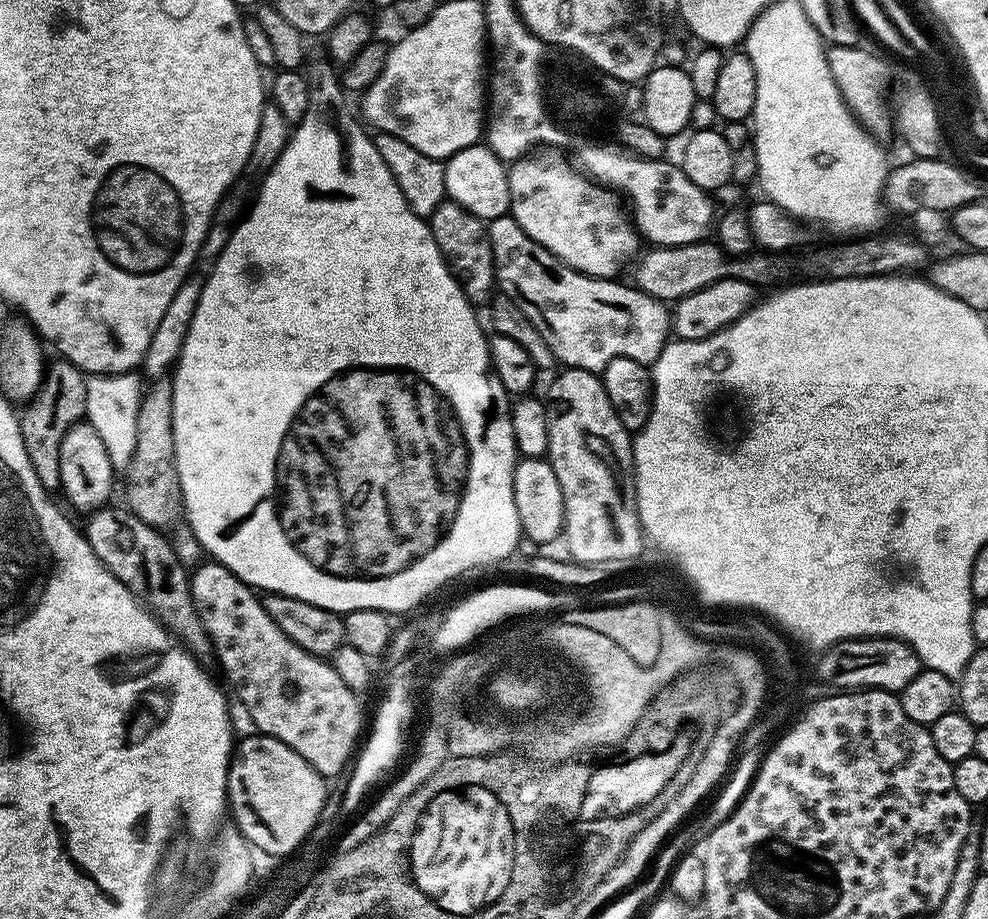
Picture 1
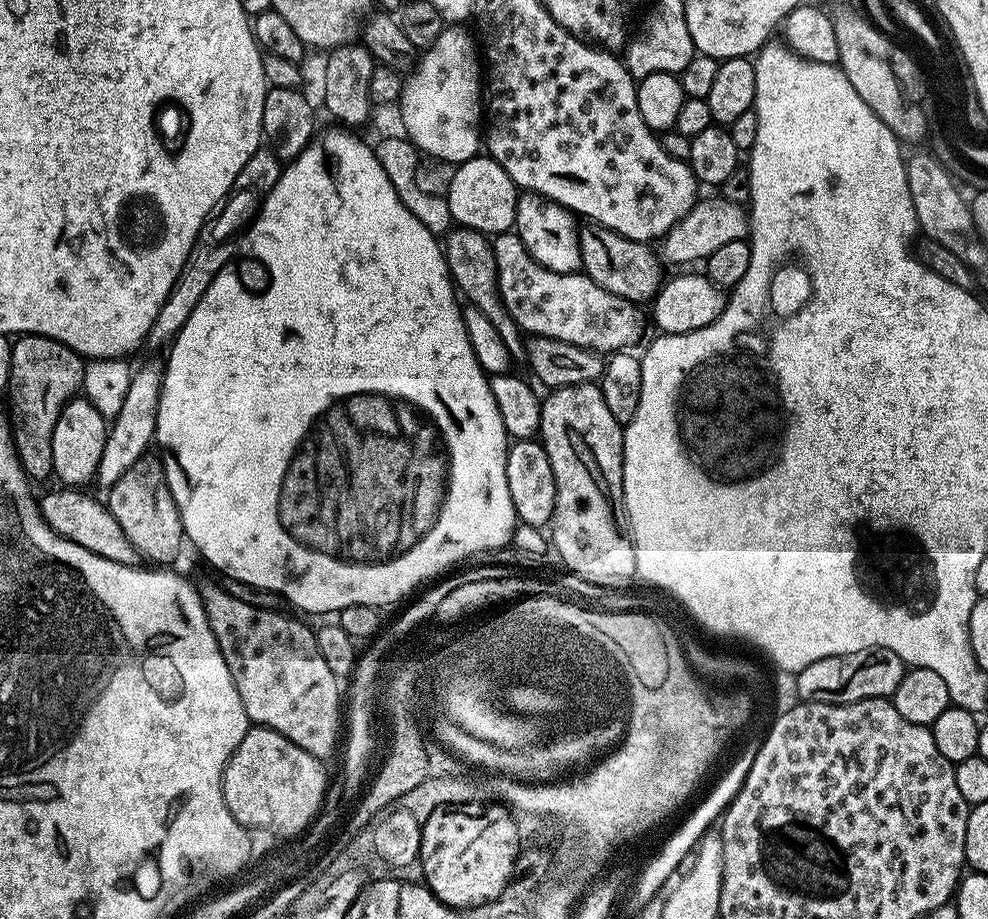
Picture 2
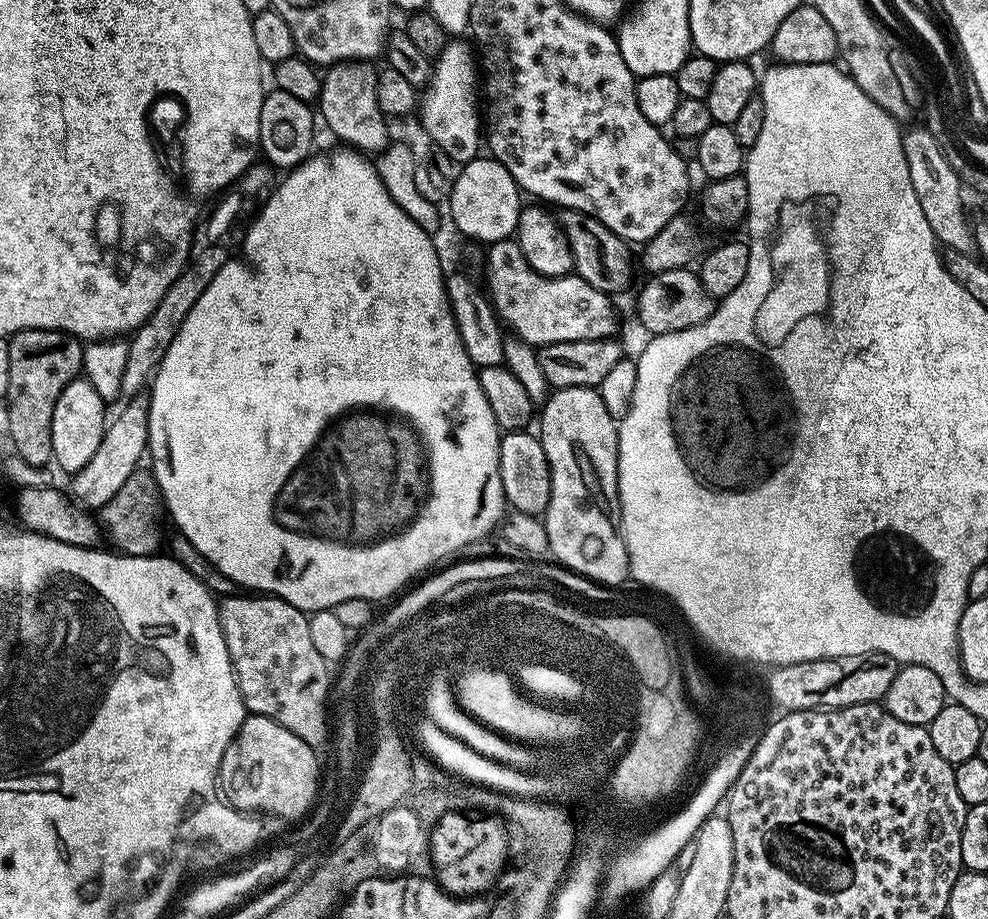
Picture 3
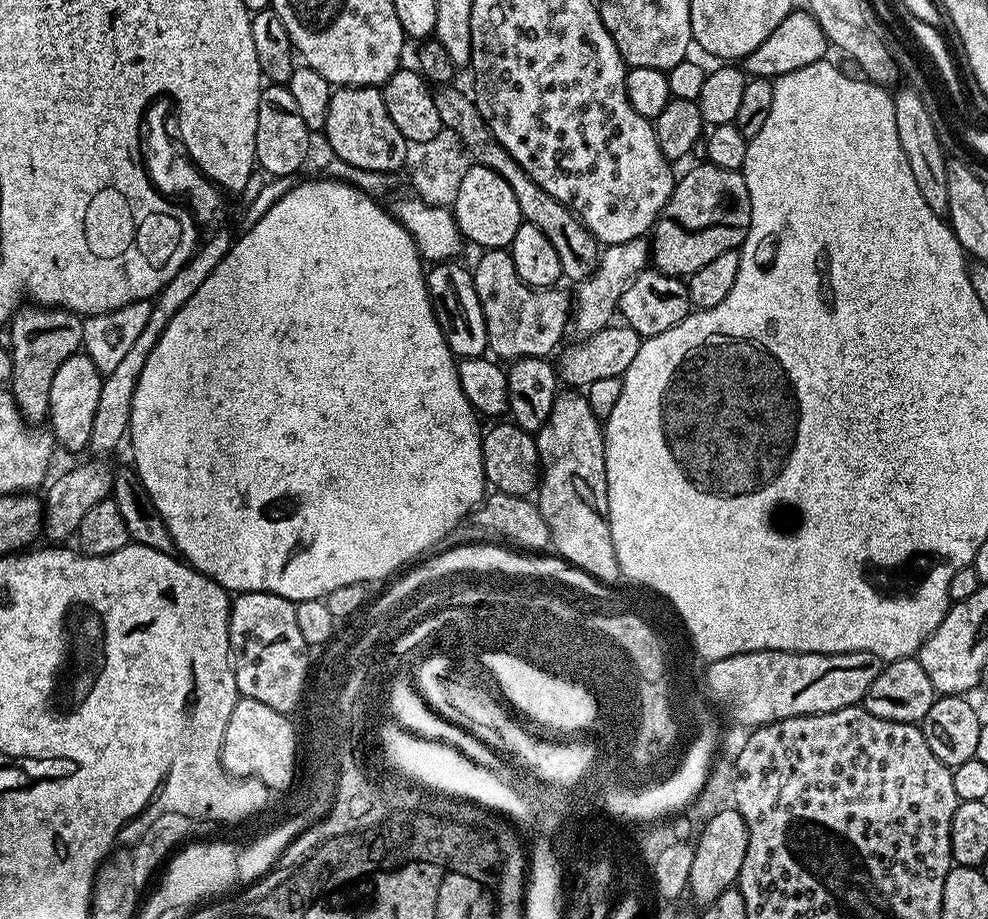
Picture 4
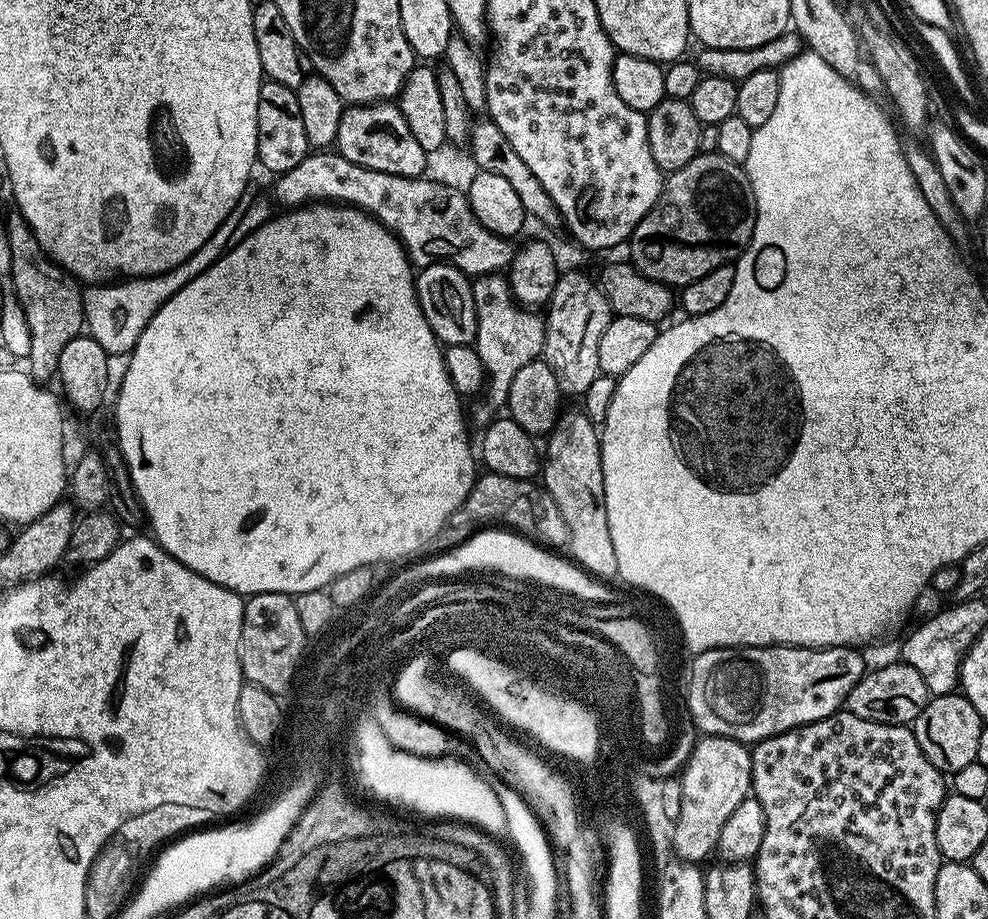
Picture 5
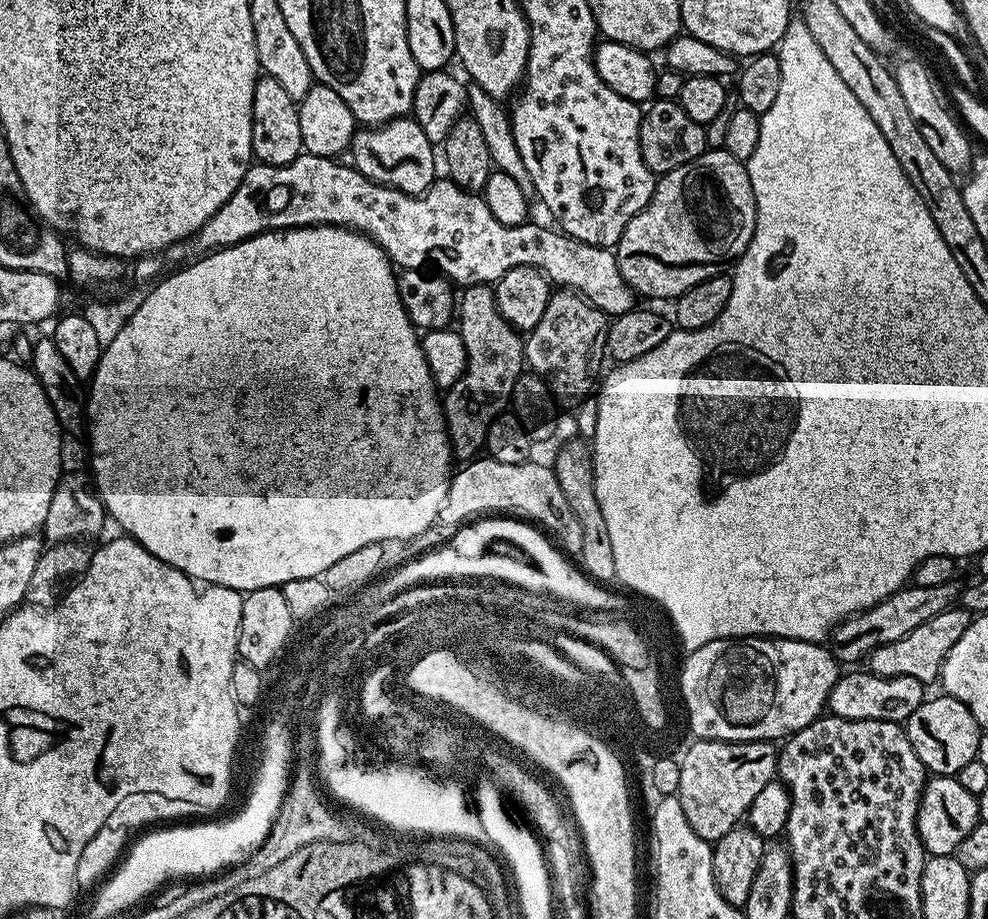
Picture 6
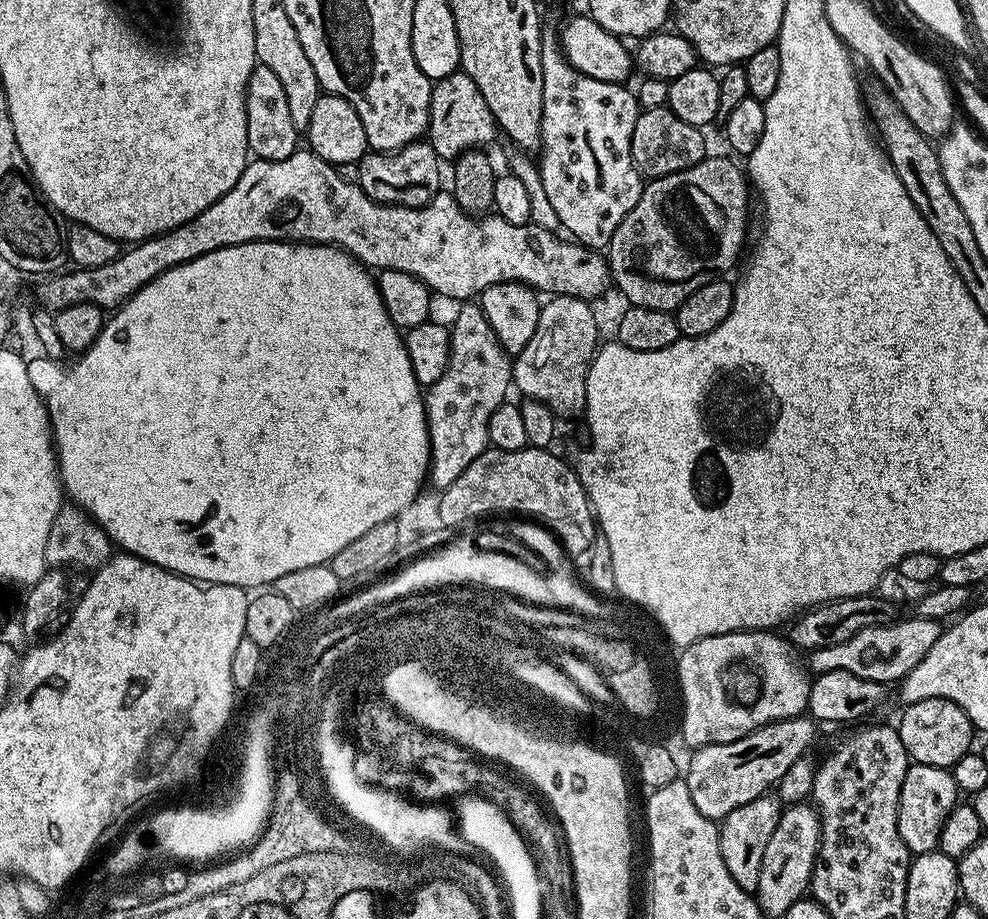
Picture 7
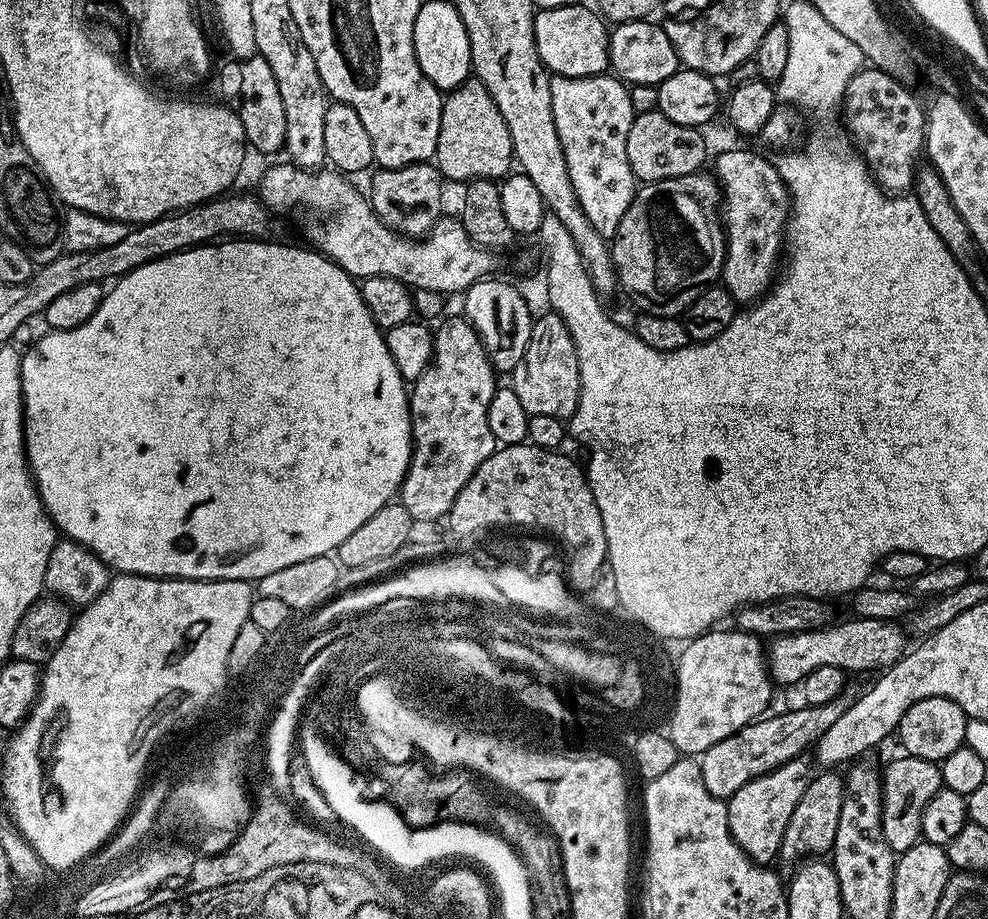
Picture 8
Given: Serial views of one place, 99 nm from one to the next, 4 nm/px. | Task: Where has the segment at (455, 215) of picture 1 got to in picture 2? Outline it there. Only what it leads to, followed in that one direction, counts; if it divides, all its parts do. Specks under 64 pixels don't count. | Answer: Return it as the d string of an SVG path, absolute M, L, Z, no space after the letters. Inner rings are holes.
M456 226L443 237L442 247L444 261L448 263L448 274L452 278L453 285L458 289L459 295L465 301L468 299L467 303L471 307L482 310L482 314L486 314L486 318L490 318L494 330L498 330L502 342L506 342L506 348L513 358L523 357L522 329L516 325L515 320L508 312L508 307L505 306L503 298L500 296L492 240L485 233L473 228Z

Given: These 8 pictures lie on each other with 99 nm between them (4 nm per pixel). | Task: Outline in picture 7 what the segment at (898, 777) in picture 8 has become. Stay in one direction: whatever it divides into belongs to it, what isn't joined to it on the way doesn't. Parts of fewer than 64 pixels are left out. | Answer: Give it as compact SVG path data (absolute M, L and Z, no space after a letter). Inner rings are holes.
M913 763L908 776L902 778L902 794L898 794L898 834L902 834L902 842L906 842L908 851L916 856L937 851L940 831L944 829L949 814L956 810L957 803L958 789L949 769Z

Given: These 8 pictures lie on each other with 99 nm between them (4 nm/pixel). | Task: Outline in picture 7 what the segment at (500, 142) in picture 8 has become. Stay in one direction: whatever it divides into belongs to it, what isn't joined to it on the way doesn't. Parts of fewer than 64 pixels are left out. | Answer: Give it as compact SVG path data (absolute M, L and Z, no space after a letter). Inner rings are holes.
M457 70L446 78L433 83L426 140L439 154L441 161L452 162L464 152L483 149L488 146L484 144L490 143L495 136L498 136L496 119L494 114L490 114L490 106L486 106L486 98L482 98L482 90L478 90L478 86L474 86L474 78L467 76L463 70Z

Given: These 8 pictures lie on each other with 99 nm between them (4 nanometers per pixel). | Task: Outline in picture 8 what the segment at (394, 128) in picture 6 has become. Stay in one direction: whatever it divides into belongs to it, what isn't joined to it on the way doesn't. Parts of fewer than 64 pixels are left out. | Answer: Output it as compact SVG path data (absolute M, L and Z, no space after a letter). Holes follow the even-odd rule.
M435 163L411 164L401 168L380 168L373 171L371 176L372 209L378 214L378 218L382 218L382 222L386 222L386 226L392 228L393 232L400 232L403 236L423 238L442 218L440 207L444 204L443 186L445 185L442 183L440 169Z

